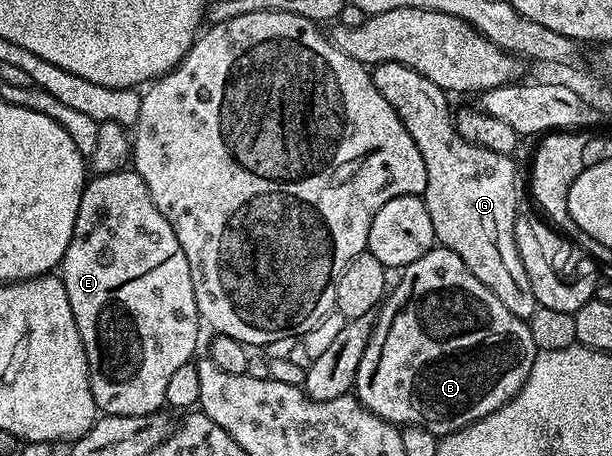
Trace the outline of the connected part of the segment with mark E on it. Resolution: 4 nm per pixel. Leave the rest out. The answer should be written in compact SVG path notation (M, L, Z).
M126 168L113 173L102 173L93 176L85 184L72 238L66 247L66 255L60 260L58 269L66 287L66 299L70 299L70 311L74 311L74 323L78 323L78 331L86 351L90 391L94 395L97 410L110 417L114 415L146 415L157 412L166 402L166 386L170 383L170 378L174 376L174 371L178 371L178 367L189 364L197 356L197 354L195 355L196 340L200 337L202 322L198 303L194 299L194 283L190 279L190 263L186 263L182 243L178 243L178 235L174 235L174 227L170 227L170 223L166 223L166 215L162 215L162 211L158 211L158 207L154 207L154 199L150 199L150 191L146 191L146 183L142 183L142 179L135 171Z

